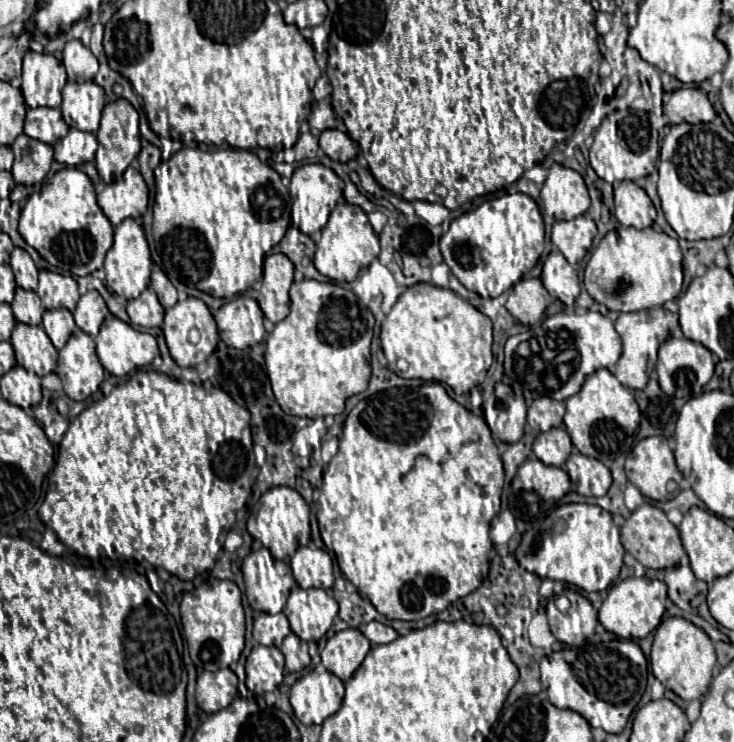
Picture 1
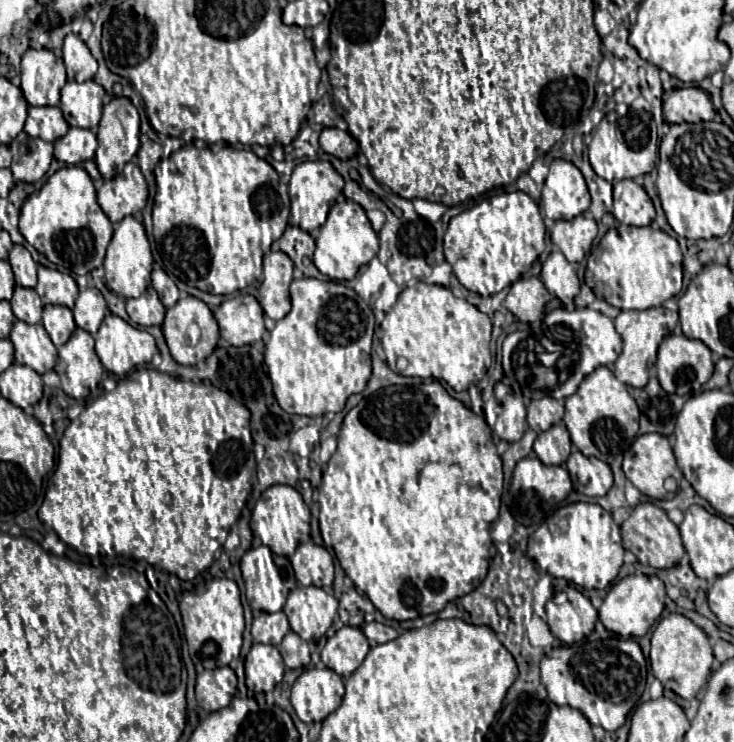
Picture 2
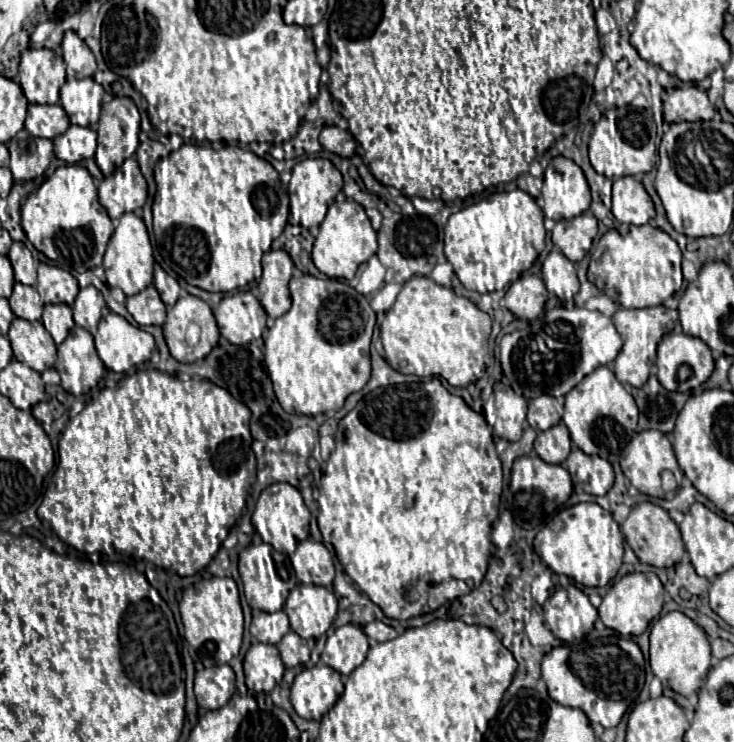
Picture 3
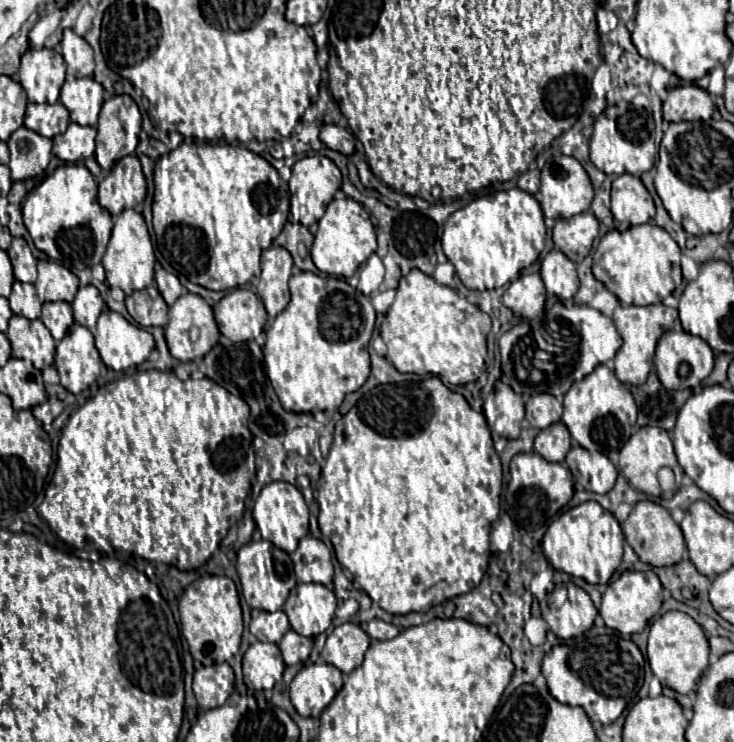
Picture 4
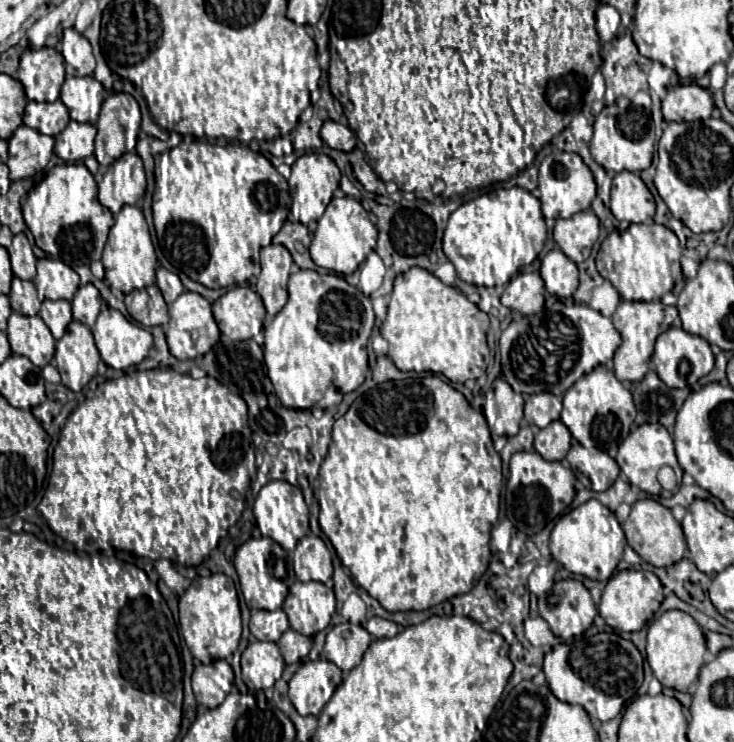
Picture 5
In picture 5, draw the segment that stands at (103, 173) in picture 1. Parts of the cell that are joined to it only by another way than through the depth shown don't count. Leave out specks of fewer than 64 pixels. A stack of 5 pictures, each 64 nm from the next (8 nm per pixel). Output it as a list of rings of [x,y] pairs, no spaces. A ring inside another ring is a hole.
[[[124,92],[108,96],[102,104],[96,128],[94,156],[100,166],[110,166],[124,152],[132,152],[136,146],[136,136],[140,132],[138,102]]]

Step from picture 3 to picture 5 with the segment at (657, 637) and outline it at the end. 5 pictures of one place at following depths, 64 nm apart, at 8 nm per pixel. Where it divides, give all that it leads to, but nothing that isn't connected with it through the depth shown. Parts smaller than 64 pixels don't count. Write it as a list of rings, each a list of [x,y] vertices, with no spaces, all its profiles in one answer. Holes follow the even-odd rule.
[[[668,610],[650,624],[646,658],[662,686],[674,688],[678,692],[688,692],[690,684],[696,682],[696,676],[704,666],[704,654],[706,654],[704,632],[690,614],[682,610]]]

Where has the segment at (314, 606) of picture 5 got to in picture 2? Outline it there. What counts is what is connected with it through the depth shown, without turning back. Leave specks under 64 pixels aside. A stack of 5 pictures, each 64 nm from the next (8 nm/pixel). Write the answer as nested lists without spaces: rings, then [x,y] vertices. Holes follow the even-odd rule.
[[[294,588],[284,604],[284,614],[290,620],[290,628],[302,640],[318,640],[332,626],[338,612],[338,600],[322,588]]]

